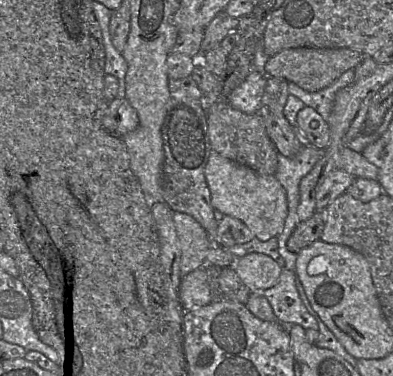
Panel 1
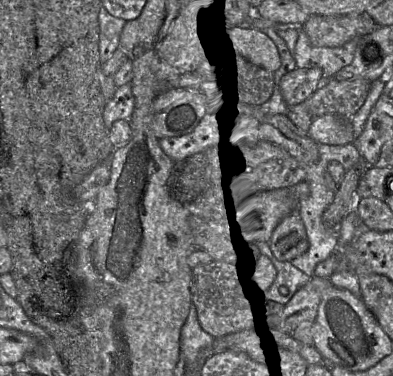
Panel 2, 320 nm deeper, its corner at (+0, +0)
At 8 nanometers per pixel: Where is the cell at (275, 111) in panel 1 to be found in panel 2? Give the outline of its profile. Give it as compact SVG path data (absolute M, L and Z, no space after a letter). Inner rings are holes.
M295 68L281 81L281 94L286 104L292 107L307 100L322 84L321 68Z

